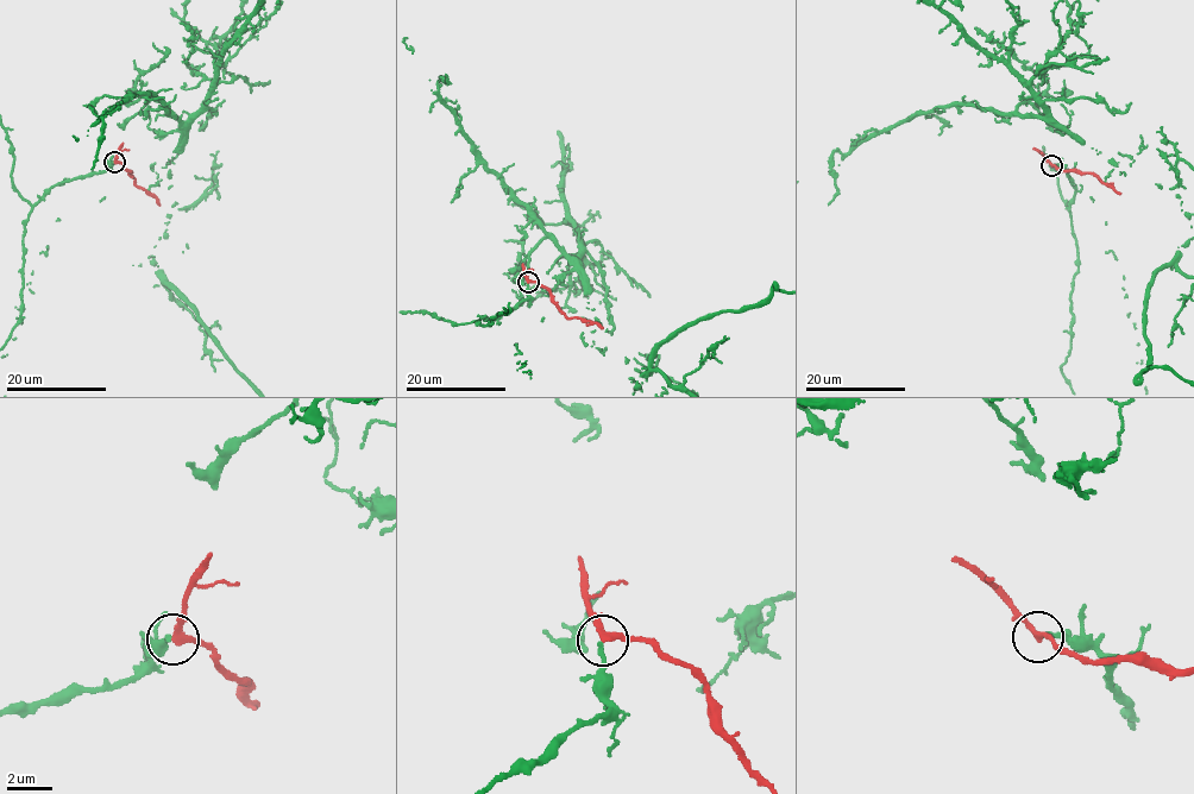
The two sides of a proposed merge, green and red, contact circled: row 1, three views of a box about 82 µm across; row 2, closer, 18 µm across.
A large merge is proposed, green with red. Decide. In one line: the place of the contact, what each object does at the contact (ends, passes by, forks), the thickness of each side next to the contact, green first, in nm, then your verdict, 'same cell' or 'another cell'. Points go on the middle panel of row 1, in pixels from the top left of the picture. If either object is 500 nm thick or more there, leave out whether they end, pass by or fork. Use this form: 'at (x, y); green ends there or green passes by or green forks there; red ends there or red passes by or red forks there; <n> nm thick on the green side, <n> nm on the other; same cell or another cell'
at (528, 282); green ends there; red passes by; 220 nm thick on the green side, 220 nm on the other; another cell

